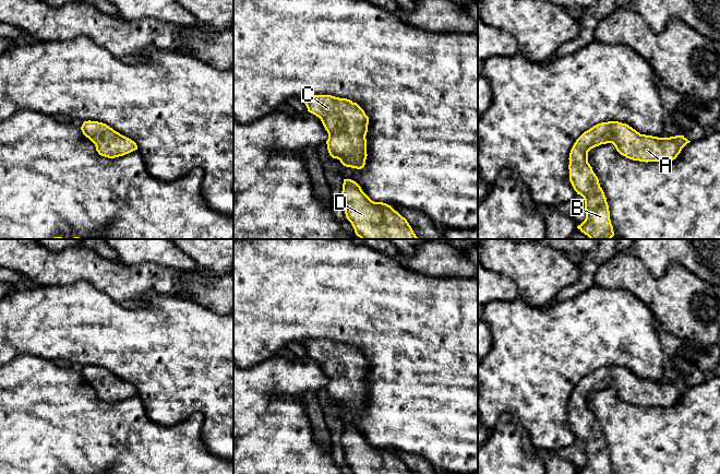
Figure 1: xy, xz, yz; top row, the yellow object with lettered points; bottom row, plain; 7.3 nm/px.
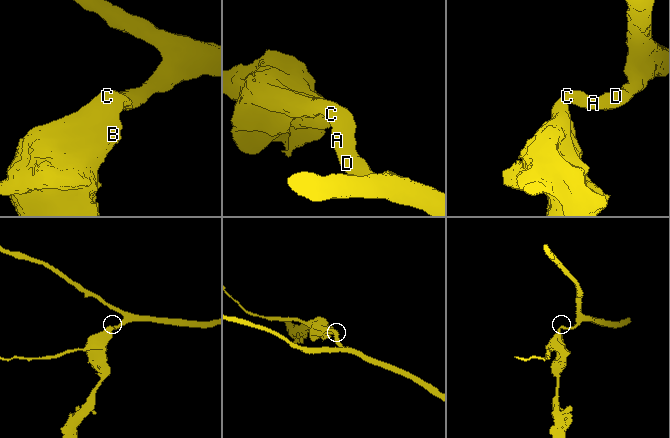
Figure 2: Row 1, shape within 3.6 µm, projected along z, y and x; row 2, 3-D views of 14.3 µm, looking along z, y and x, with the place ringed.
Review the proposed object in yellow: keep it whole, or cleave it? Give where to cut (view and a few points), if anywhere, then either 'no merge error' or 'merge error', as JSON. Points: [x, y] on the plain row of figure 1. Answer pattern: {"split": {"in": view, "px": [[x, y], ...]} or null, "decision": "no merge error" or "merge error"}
{"split": null, "decision": "no merge error"}

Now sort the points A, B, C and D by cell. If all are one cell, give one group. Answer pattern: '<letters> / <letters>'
A B C D

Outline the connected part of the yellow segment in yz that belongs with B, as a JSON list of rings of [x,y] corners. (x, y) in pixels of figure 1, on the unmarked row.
[[[619,366],[601,367],[585,376],[574,388],[568,403],[569,426],[585,445],[586,463],[577,473],[613,474],[607,442],[588,407],[588,396],[591,393],[612,388],[626,403],[668,407],[675,404],[689,387],[684,380],[658,382],[640,379]]]

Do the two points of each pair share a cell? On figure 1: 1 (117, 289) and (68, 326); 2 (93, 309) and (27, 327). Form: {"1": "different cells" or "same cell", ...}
{"1": "different cells", "2": "same cell"}

